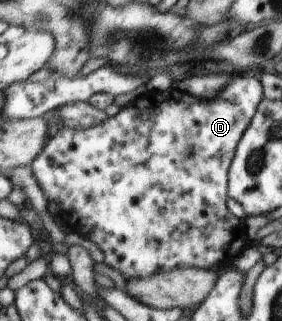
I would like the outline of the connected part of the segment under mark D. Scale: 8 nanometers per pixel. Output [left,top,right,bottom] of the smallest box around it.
[28,74,263,280]

